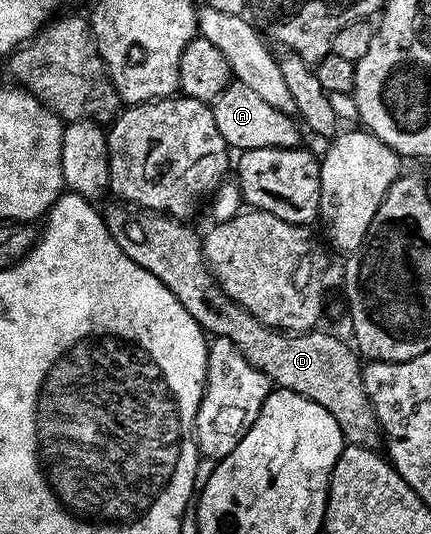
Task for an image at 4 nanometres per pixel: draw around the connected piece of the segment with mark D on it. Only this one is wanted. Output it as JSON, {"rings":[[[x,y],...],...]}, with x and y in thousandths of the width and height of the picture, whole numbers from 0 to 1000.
{"rings":[[[260,380],[239,390],[239,410],[258,446],[267,446],[304,491],[360,513],[360,521],[369,521],[369,528],[378,528],[378,536],[425,566],[425,581],[452,596],[478,625],[536,633],[564,670],[573,670],[573,678],[582,678],[582,685],[592,685],[592,693],[608,697],[643,727],[664,727],[749,760],[749,768],[787,790],[787,805],[810,831],[872,841],[886,830],[884,800],[842,723],[840,676],[807,642],[800,646],[787,631],[747,618],[673,625],[608,607],[592,588],[555,573],[538,552],[499,528],[497,511],[476,493],[469,444],[455,442],[436,427],[436,418],[371,397],[302,393],[288,380]]]}

